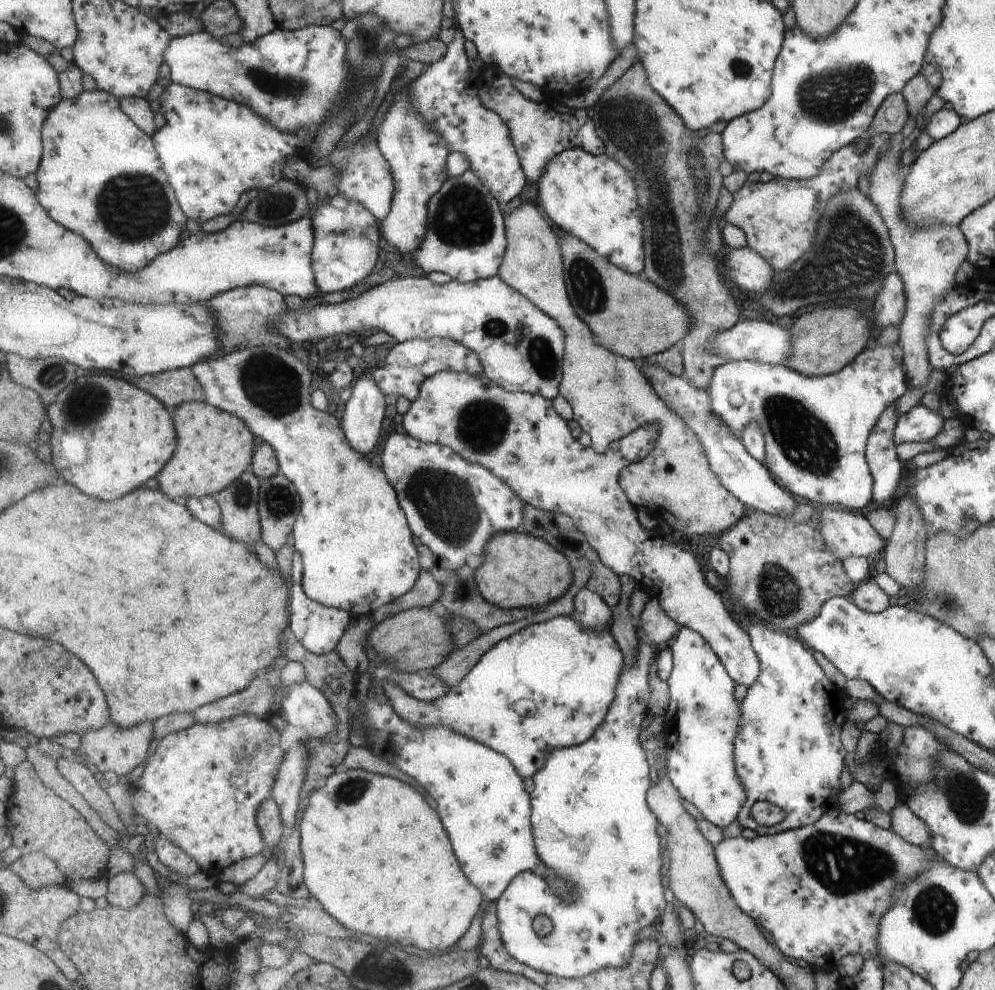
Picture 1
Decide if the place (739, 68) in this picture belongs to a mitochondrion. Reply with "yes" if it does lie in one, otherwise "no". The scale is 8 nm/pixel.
yes

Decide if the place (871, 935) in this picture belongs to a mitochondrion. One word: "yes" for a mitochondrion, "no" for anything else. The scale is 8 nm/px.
no

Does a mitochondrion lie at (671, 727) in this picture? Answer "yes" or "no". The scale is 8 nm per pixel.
no

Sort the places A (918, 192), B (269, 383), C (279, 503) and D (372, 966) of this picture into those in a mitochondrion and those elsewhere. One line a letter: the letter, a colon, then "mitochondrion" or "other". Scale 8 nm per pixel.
A: other
B: mitochondrion
C: mitochondrion
D: mitochondrion

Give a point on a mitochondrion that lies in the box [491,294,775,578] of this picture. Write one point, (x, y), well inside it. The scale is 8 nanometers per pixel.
(541, 355)

